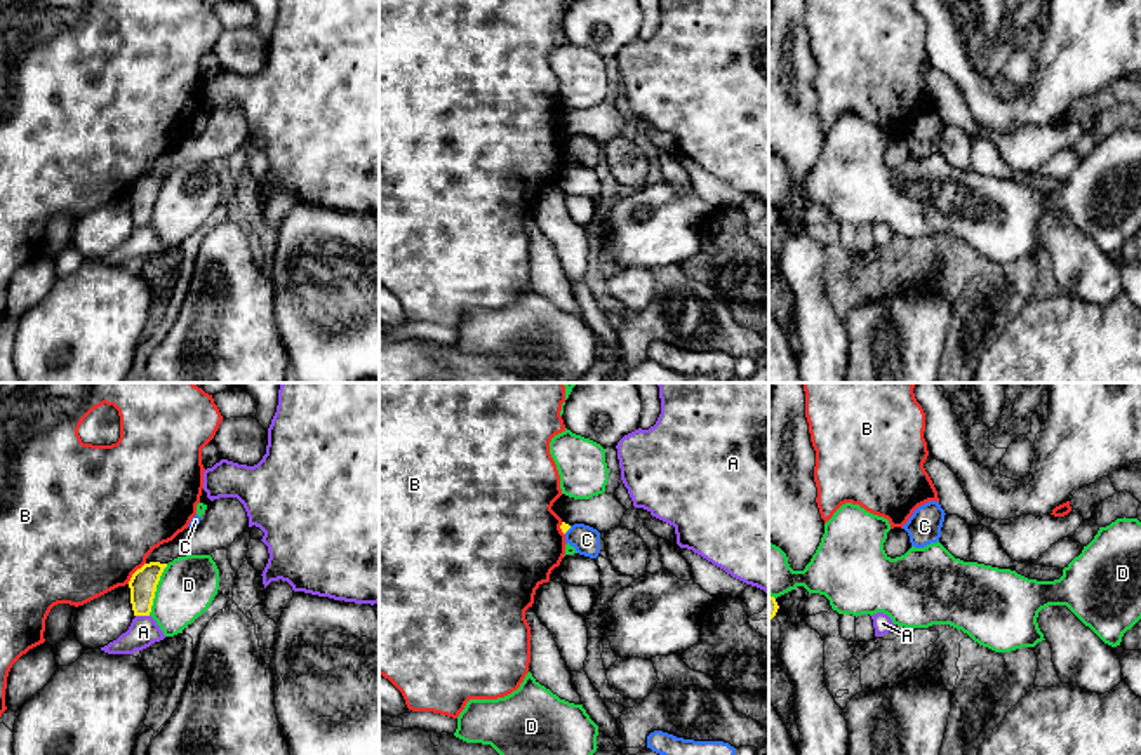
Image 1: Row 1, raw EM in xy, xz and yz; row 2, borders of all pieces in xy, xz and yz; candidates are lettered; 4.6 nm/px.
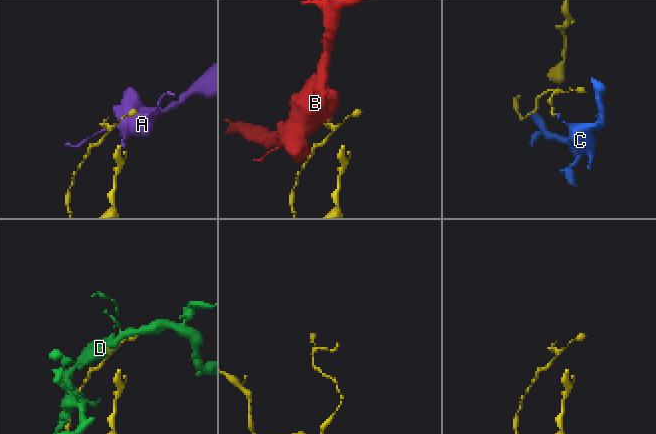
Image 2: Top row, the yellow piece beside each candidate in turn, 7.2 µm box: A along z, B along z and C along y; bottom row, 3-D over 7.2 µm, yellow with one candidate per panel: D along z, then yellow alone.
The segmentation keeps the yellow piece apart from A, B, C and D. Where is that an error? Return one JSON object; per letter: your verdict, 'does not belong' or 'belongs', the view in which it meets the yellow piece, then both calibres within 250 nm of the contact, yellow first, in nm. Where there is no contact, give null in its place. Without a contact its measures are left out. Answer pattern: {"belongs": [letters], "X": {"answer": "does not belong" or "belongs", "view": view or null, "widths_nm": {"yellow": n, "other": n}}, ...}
{"belongs": [], "A": {"answer": "does not belong", "view": "xy", "widths_nm": {"yellow": 130, "other": 140}}, "B": {"answer": "does not belong", "view": "xy", "widths_nm": {"yellow": 130, "other": 500}}, "C": {"answer": "does not belong", "view": "xz", "widths_nm": {"yellow": 40, "other": 130}}, "D": {"answer": "does not belong", "view": "xy", "widths_nm": {"yellow": 130, "other": 260}}}

